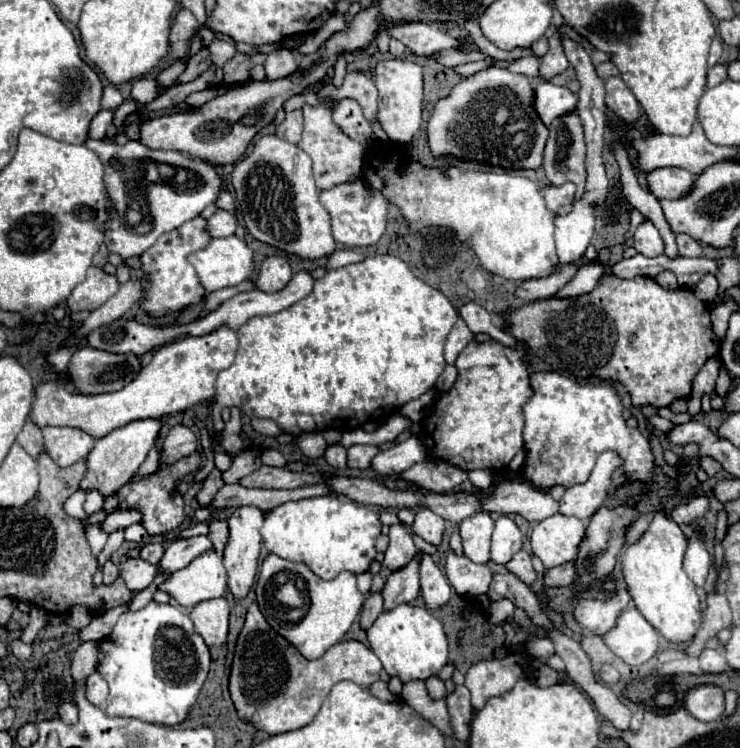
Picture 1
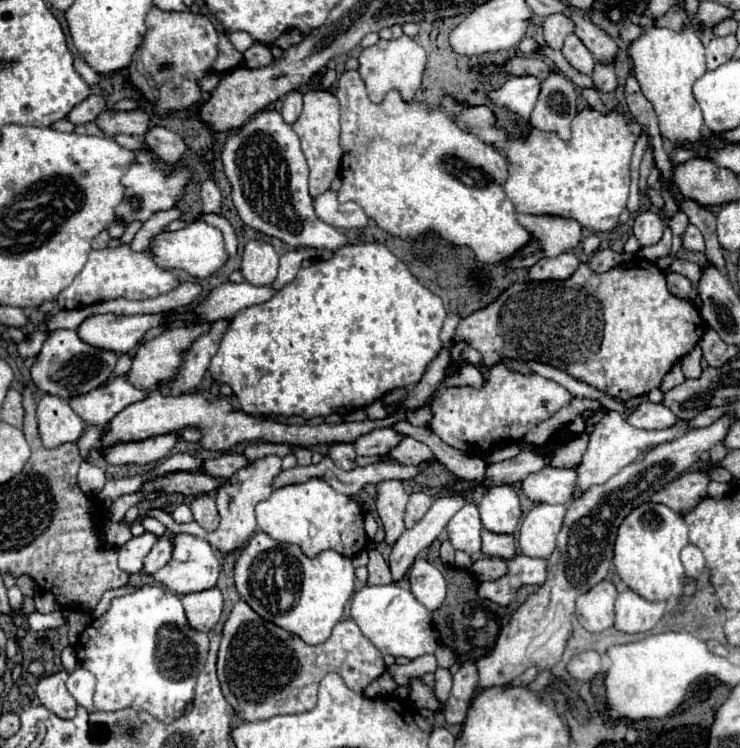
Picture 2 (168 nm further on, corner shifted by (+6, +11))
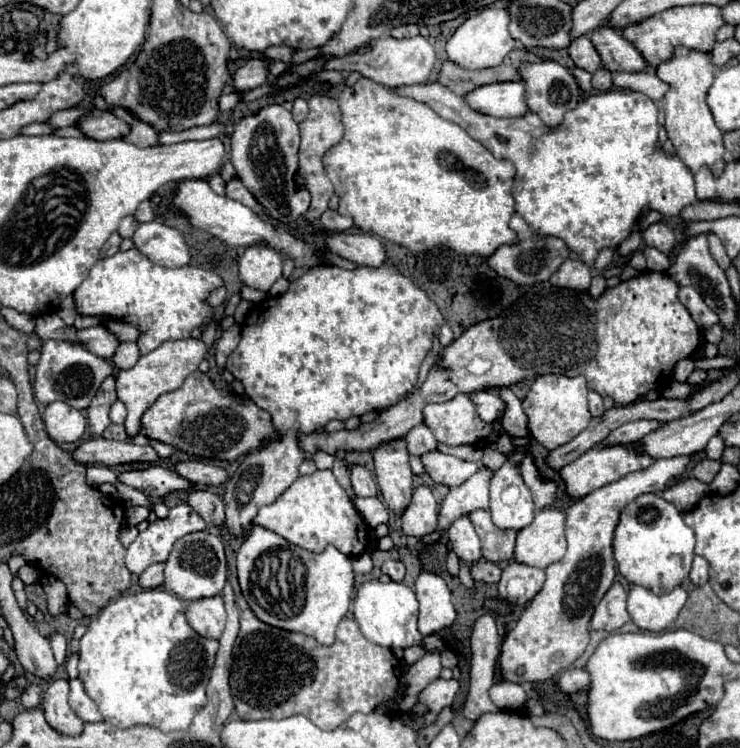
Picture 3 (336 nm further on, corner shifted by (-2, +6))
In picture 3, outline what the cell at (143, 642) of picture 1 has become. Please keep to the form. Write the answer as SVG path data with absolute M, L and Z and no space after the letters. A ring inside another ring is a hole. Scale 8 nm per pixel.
M143 589L141 593L135 593L135 595L121 595L113 601L109 601L103 611L99 613L97 619L93 619L87 627L87 633L81 637L81 649L79 649L79 679L85 683L85 689L87 689L87 695L99 705L99 711L103 713L103 719L121 727L121 729L127 729L131 725L153 725L153 727L159 727L161 731L177 731L177 729L187 729L195 717L195 713L205 705L205 687L207 687L207 681L209 681L209 675L211 675L211 667L213 667L213 661L215 661L215 653L219 649L219 641L215 639L205 639L201 635L197 635L191 625L187 623L187 617L185 617L185 611L187 611L187 601L165 591L165 589Z

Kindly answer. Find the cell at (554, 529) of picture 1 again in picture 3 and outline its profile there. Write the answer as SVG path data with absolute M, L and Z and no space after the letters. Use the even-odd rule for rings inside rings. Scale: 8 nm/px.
M553 507L535 513L533 523L517 533L515 561L539 569L559 561L567 549L565 521L565 513Z

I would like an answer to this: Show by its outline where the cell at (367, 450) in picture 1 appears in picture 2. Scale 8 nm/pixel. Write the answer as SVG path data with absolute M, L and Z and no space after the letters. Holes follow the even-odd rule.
M379 428L373 430L353 442L359 456L385 456L391 448L399 444L405 436L395 432L395 428Z

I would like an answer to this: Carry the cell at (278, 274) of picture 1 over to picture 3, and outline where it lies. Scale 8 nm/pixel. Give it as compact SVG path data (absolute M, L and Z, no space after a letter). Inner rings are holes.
M251 245L239 261L239 277L245 285L257 291L269 291L271 285L283 275L281 255L265 245Z

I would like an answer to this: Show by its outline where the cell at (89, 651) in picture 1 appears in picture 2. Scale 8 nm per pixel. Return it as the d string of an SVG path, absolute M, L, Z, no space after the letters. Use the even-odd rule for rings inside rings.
M61 670L59 674L53 676L43 676L37 684L37 698L41 700L41 704L51 710L53 714L57 714L59 718L71 720L75 718L75 698L67 692L65 688L65 680L67 680L67 672Z

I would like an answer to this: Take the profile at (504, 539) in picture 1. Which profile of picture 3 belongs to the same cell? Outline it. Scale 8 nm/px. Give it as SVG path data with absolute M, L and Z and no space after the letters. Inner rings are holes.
M515 437L513 439L515 451L507 453L507 461L491 477L491 483L489 483L489 491L491 491L491 507L489 507L489 513L491 513L493 523L499 529L521 531L523 527L527 527L533 521L535 505L533 505L533 499L531 499L531 491L527 489L527 485L525 485L525 481L521 477L521 471L519 471L519 465L525 459L525 453L529 451L529 445L531 445L531 437Z

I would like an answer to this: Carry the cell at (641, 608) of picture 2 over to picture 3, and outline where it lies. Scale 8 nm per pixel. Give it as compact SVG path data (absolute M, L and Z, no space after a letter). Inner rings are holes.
M631 587L627 599L627 611L631 621L643 631L663 631L687 601L687 591L683 587L673 589L669 595L655 595L645 587Z

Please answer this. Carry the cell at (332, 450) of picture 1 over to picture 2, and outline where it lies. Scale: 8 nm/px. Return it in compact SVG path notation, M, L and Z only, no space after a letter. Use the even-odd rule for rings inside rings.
M331 444L329 446L329 458L341 468L341 470L351 470L355 468L355 448L353 444Z

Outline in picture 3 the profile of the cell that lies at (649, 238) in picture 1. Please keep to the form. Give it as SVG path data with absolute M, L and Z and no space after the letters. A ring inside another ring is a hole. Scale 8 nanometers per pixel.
M653 223L645 229L643 233L643 241L647 243L647 247L655 247L663 253L669 253L675 247L675 235L673 229L669 229L665 223Z

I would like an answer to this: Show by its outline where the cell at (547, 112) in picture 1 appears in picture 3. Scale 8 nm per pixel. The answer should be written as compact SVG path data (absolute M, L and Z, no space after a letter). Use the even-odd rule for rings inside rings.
M493 83L465 95L465 101L493 117L523 117L529 113L525 87L521 83Z

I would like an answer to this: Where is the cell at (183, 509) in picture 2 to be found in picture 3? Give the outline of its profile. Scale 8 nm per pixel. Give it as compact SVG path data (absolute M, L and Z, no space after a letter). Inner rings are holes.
M187 503L175 505L169 509L167 519L157 519L147 527L147 531L139 533L137 539L127 547L125 565L131 573L141 575L149 565L167 561L173 543L195 531L205 531L207 523L199 513L195 513Z

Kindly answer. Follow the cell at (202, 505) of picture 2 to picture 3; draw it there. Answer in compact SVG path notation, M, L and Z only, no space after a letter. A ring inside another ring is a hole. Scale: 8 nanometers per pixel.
M195 489L189 493L189 505L205 519L205 523L221 527L225 523L225 511L223 511L223 501L219 495L211 491L201 491Z

